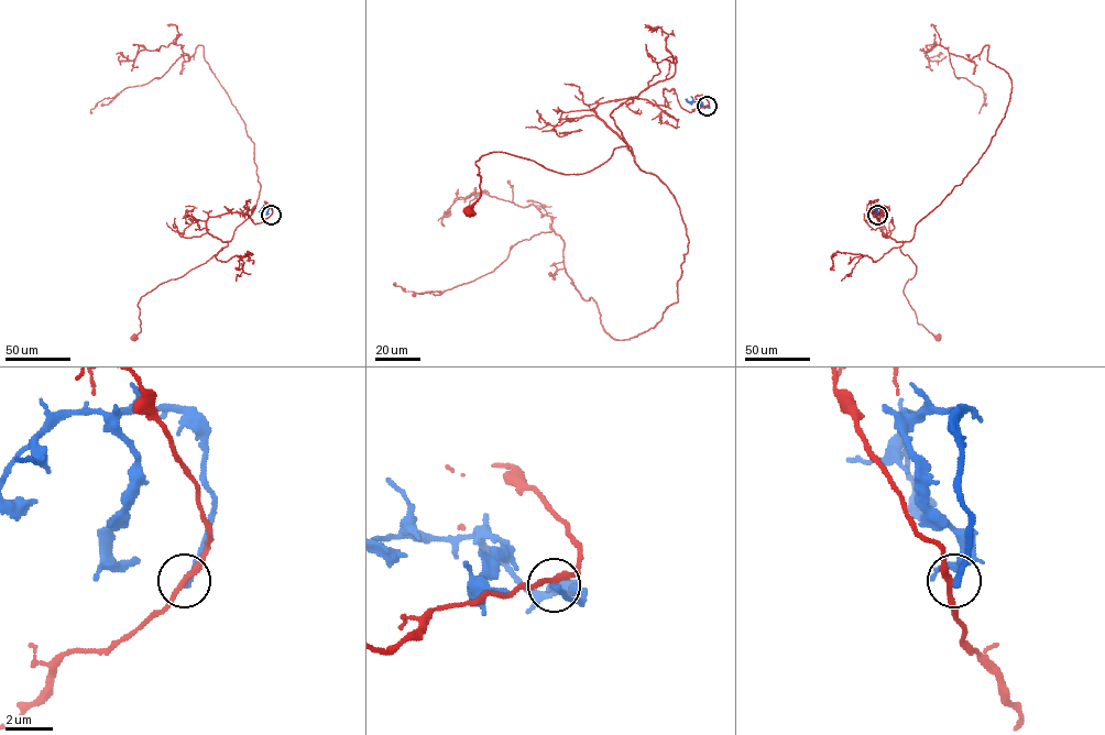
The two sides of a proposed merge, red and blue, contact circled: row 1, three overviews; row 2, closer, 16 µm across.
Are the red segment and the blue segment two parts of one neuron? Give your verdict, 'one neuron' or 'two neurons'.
two neurons

